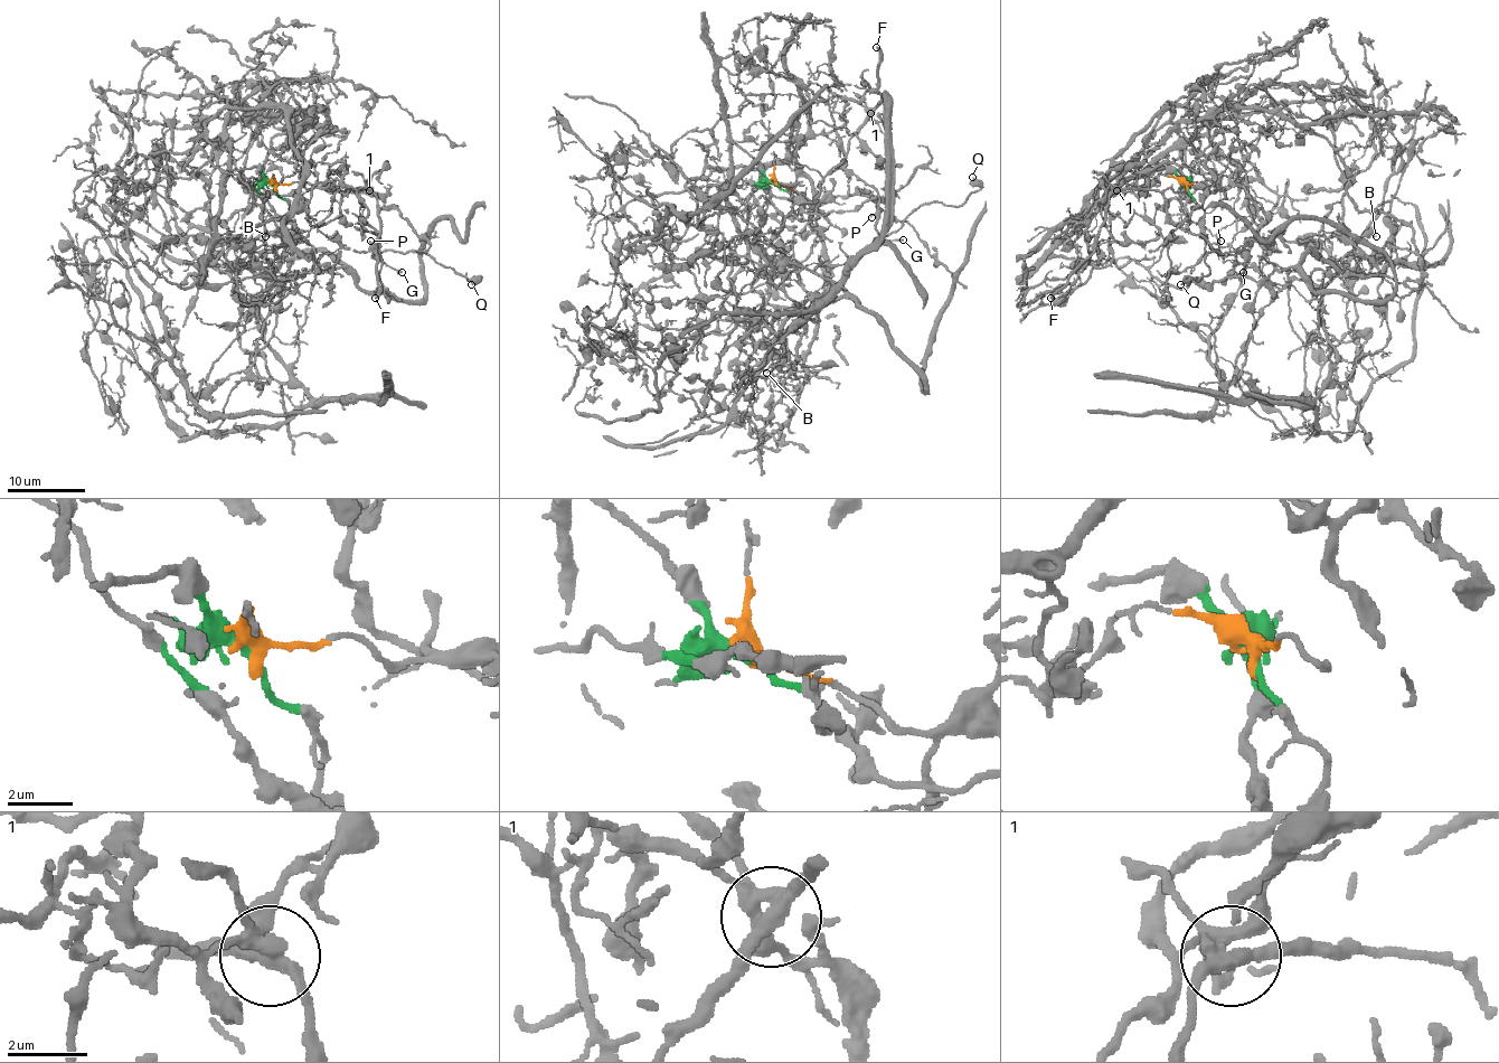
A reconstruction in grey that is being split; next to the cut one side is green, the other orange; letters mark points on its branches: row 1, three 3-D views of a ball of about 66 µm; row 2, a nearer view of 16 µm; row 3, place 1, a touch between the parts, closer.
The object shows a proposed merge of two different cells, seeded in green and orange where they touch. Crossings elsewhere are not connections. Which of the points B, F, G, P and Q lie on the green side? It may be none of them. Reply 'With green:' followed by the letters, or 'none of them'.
With green: B

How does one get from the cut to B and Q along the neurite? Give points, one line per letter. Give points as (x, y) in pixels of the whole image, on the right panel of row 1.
B: (1186, 186), (1184, 146), (1210, 119), (1261, 85), (1302, 83), (1332, 133), (1350, 240), (1375, 236)
Q: (1186, 186), (1204, 188), (1165, 191), (1167, 215), (1225, 255), (1240, 252), (1209, 252), (1209, 273), (1180, 284)

